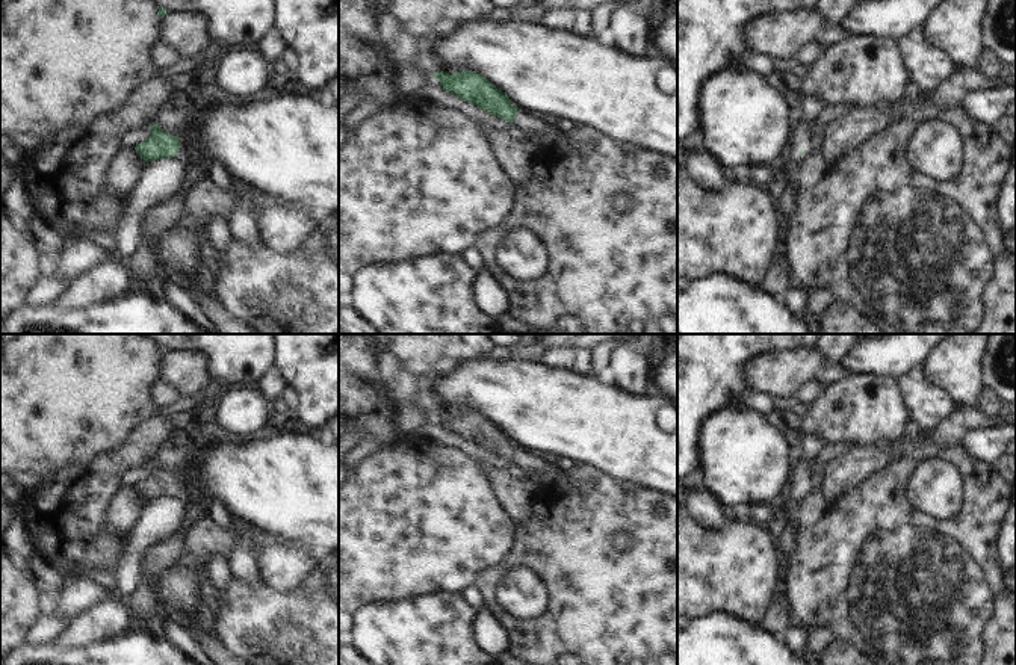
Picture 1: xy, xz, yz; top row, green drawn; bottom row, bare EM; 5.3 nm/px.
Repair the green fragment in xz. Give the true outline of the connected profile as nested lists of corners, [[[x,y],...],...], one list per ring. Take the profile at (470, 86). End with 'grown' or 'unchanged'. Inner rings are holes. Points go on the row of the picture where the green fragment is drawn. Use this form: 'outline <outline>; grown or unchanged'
outline [[[475,71],[434,73],[434,79],[444,91],[513,124],[522,133],[523,141],[532,142],[537,151],[561,135],[555,118],[514,107],[506,94]]]; grown

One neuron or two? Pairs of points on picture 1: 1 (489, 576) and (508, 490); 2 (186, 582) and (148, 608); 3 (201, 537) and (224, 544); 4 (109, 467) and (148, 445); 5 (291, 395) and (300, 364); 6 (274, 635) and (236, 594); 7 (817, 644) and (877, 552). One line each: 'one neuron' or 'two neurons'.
1: two neurons
2: two neurons
3: one neuron
4: one neuron
5: two neurons
6: one neuron
7: two neurons

